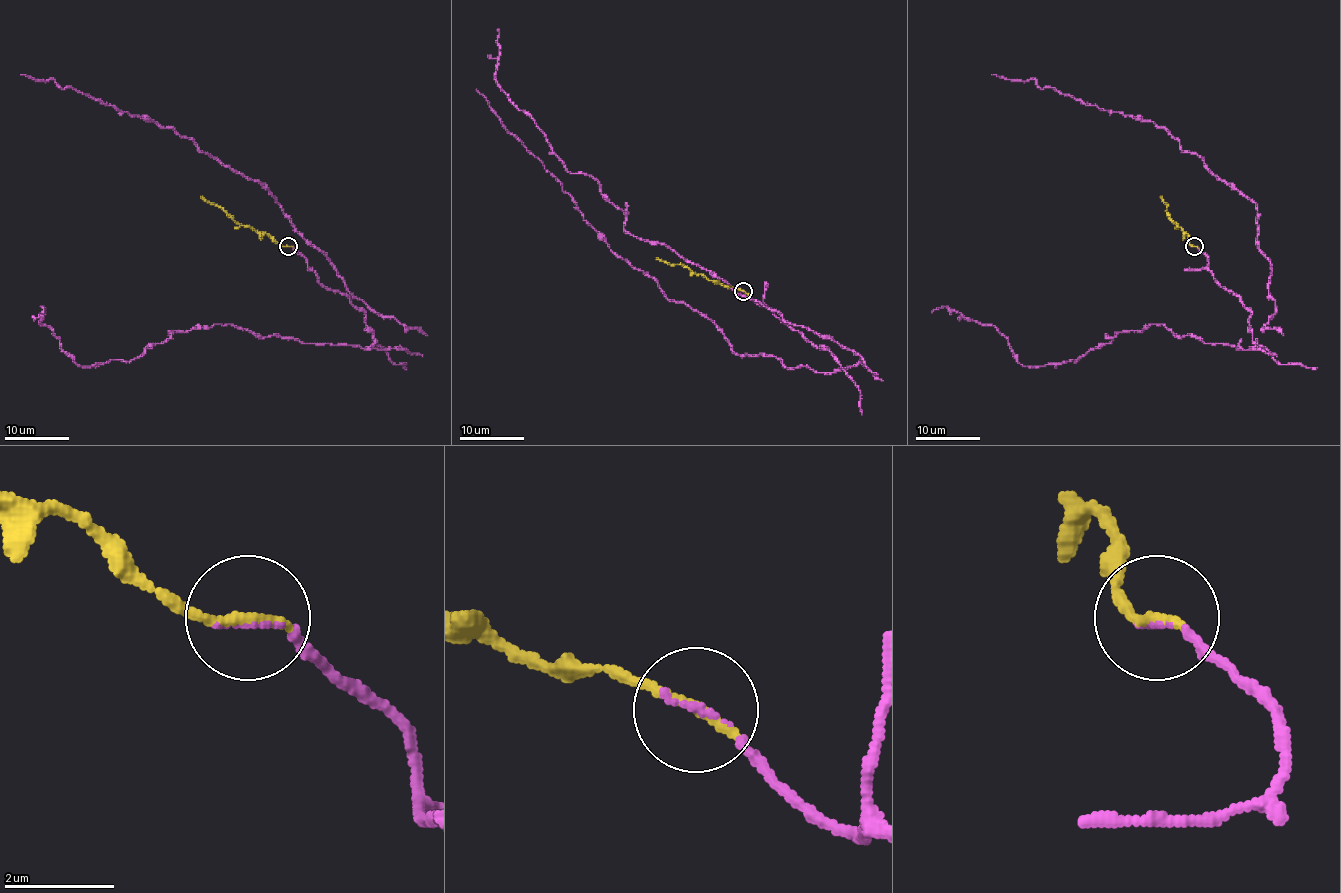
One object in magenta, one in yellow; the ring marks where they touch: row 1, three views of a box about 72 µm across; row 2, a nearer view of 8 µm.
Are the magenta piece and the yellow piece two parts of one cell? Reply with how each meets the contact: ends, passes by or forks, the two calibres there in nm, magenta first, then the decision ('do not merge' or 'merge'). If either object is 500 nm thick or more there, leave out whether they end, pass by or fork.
magenta ends there; yellow ends there; 100 nm thick on the magenta side, 240 nm on the other; merge

